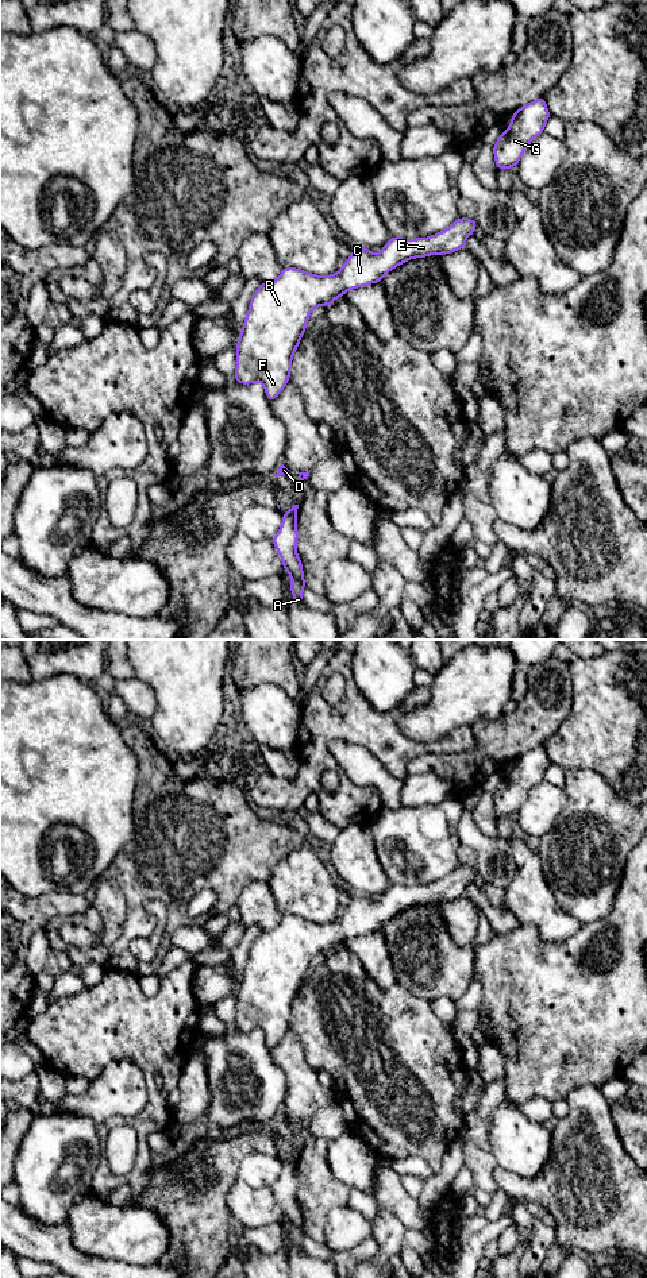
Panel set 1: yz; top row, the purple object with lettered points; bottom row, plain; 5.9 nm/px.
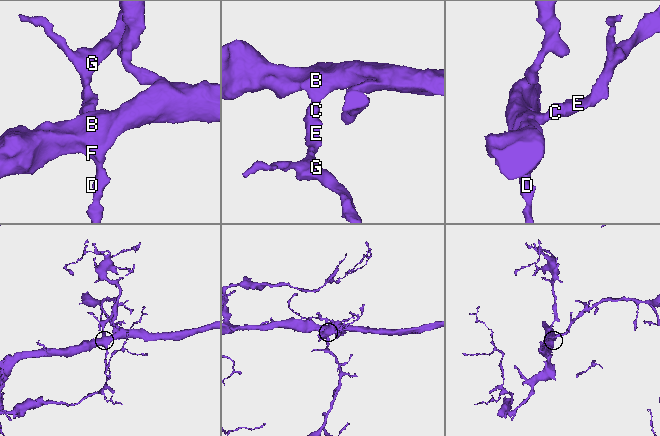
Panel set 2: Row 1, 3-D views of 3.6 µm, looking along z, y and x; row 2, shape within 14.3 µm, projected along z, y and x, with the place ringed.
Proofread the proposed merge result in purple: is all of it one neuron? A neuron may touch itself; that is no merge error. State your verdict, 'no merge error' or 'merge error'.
no merge error

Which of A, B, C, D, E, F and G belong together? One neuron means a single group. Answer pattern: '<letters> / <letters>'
A B C D E F G

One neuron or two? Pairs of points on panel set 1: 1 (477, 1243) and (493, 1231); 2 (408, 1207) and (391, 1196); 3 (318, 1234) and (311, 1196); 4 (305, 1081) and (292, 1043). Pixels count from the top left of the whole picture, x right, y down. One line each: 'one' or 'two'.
1: one
2: one
3: one
4: one

